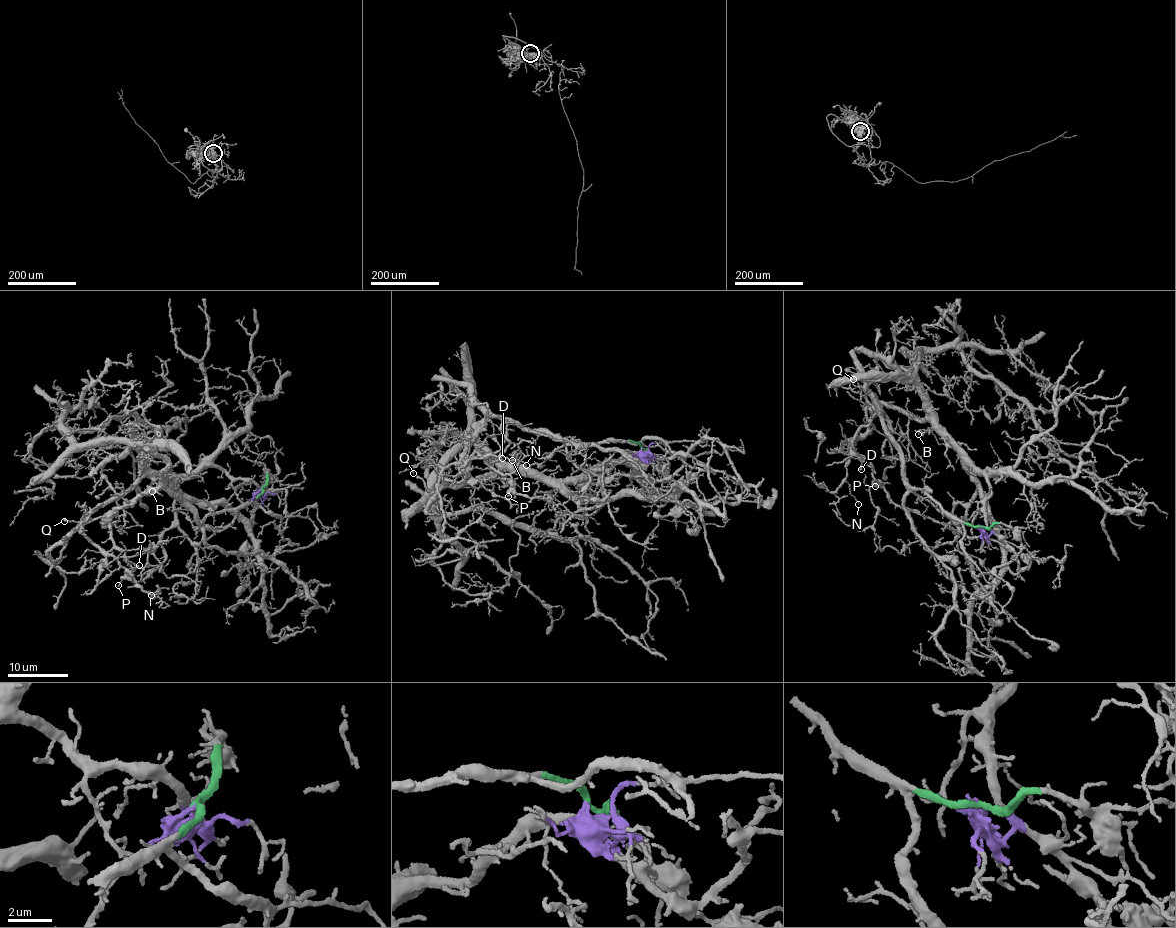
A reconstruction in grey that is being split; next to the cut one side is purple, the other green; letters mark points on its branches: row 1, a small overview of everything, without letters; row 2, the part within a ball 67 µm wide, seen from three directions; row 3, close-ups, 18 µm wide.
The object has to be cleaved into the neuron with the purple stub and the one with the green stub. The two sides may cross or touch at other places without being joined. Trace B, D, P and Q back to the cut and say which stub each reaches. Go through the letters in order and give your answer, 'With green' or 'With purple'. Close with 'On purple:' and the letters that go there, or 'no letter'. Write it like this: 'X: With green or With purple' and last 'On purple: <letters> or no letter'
B: With purple
D: With green
P: With green
Q: With green
On purple: B

